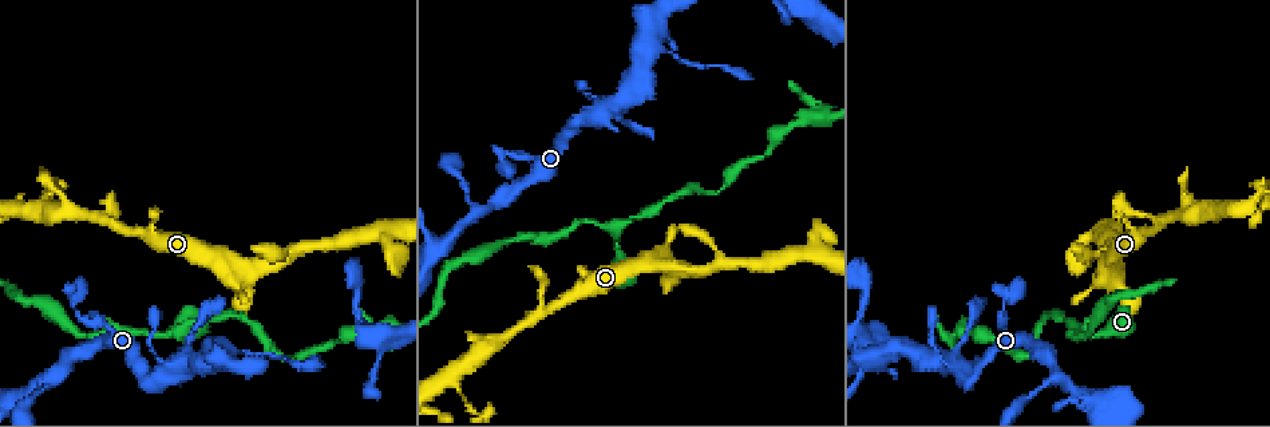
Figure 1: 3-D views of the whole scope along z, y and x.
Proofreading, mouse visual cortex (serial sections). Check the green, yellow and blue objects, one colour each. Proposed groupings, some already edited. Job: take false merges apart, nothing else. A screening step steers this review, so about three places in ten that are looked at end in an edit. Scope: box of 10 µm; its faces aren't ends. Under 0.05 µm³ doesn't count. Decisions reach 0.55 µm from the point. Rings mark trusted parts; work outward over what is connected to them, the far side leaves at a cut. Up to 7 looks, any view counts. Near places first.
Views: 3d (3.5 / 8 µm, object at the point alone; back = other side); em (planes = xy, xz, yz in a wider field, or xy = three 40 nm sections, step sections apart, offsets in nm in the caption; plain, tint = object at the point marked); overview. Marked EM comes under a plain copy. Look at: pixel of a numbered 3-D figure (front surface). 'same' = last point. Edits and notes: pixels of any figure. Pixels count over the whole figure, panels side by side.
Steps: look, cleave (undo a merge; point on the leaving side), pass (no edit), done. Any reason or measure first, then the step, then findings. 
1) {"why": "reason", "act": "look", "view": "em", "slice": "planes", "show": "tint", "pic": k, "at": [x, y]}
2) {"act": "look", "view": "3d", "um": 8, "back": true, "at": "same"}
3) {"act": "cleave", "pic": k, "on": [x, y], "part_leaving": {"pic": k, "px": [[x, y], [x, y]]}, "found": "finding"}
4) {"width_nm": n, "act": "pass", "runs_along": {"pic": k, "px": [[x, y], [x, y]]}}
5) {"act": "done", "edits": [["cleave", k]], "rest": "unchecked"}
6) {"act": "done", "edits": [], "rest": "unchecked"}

{"why": "abrupt turn", "act": "look", "view": "3d", "um": 3.5, "back": true, "pic": 1, "at": [633, 216]}

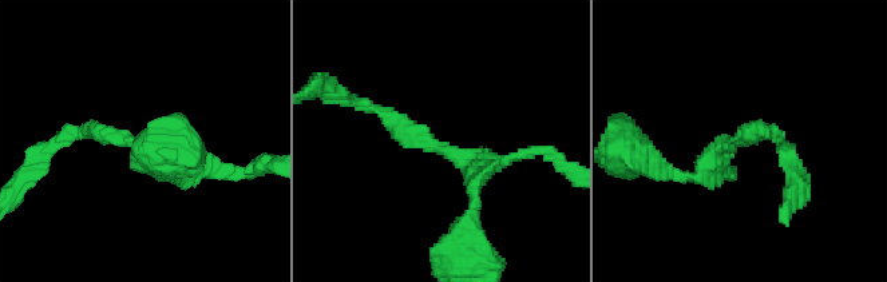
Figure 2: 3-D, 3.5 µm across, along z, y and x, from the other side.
{"arm_widths_nm": [150, 200], "why": "need the tissue", "act": "look", "view": "em", "slice": "xy", "step": 5, "show": "tint", "pic": 2, "at": [133, 137]}

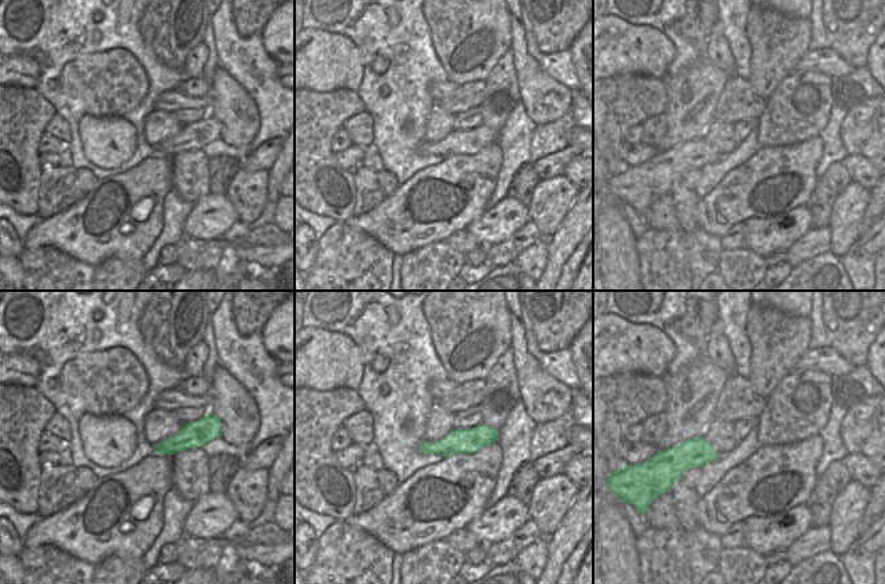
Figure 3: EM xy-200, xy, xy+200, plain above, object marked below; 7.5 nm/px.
{"act": "pass", "runs_along": {"pic": 2, "px": [[472, 201], [476, 170], [361, 106]]}, "found": "continuous, no second cell"}

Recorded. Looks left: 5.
{"why": "sharp bend", "act": "look", "view": "3d", "um": 3.5, "back": true, "pic": 1, "at": [897, 349]}

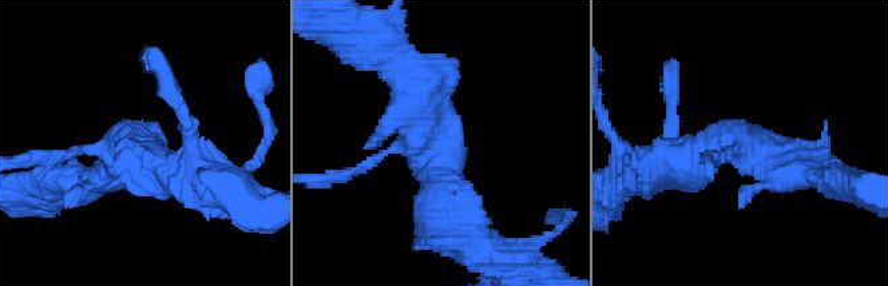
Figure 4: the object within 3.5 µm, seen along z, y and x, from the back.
{"act": "look", "view": "em", "slice": "xy", "step": 5, "show": "tint", "pic": 4, "at": [742, 144]}

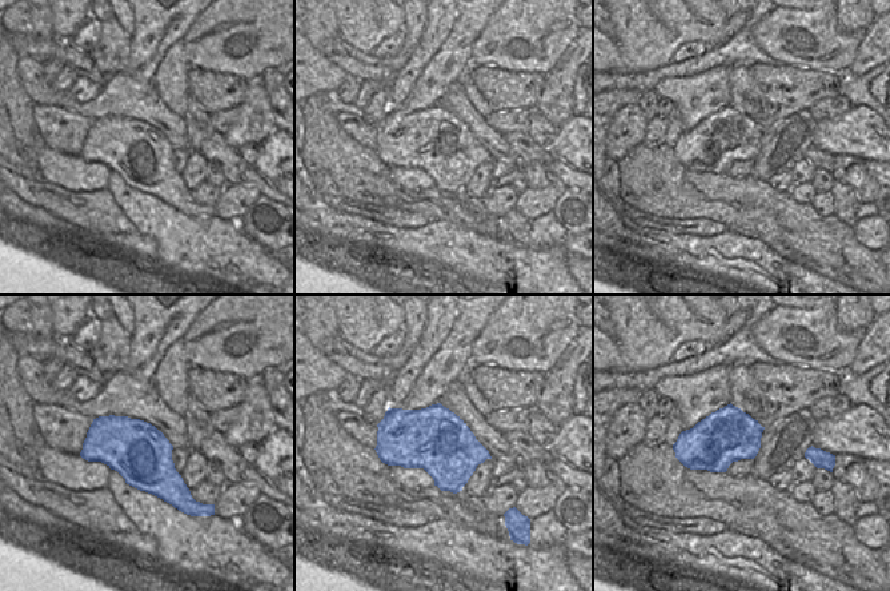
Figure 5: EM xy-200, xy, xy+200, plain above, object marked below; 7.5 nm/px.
{"act": "pass", "found": "continuous, no second cell"}

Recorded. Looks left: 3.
{"why": "narrows sharply", "act": "look", "view": "3d", "um": 3.5, "pic": 1, "at": [718, 190]}

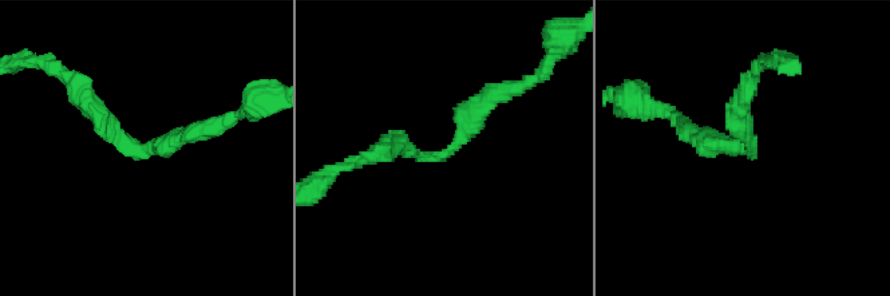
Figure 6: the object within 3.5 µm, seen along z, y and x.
{"arm_widths_nm": [250, 250], "act": "look", "view": "em", "slice": "xy", "step": 2, "show": "tint", "pic": 6, "at": [451, 148]}

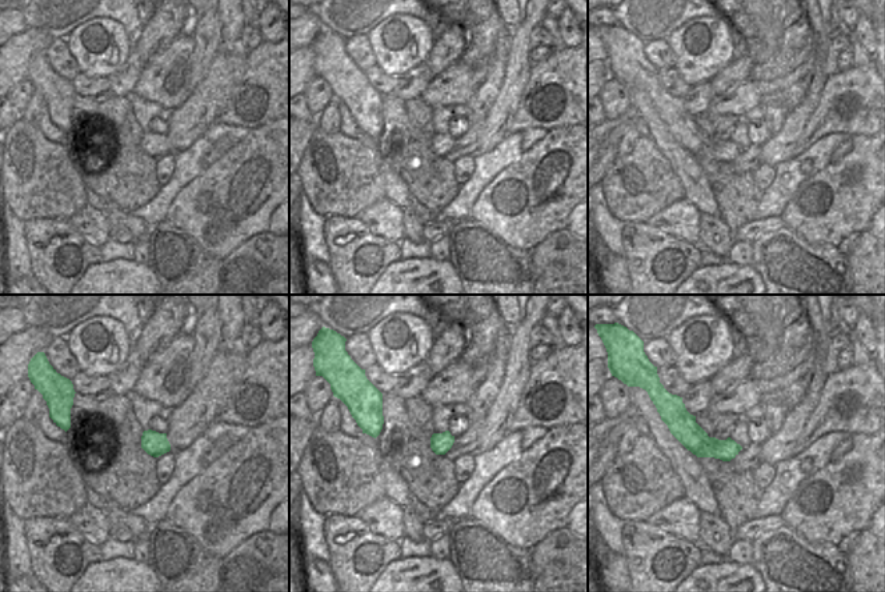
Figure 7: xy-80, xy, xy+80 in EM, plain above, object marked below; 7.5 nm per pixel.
{"act": "pass", "runs_along": {"pic": 6, "px": [[388, 146], [440, 157], [503, 91]]}, "found": "all the same cell"}

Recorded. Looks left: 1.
{"act": "done", "edits": [], "rest": "unchecked"}

